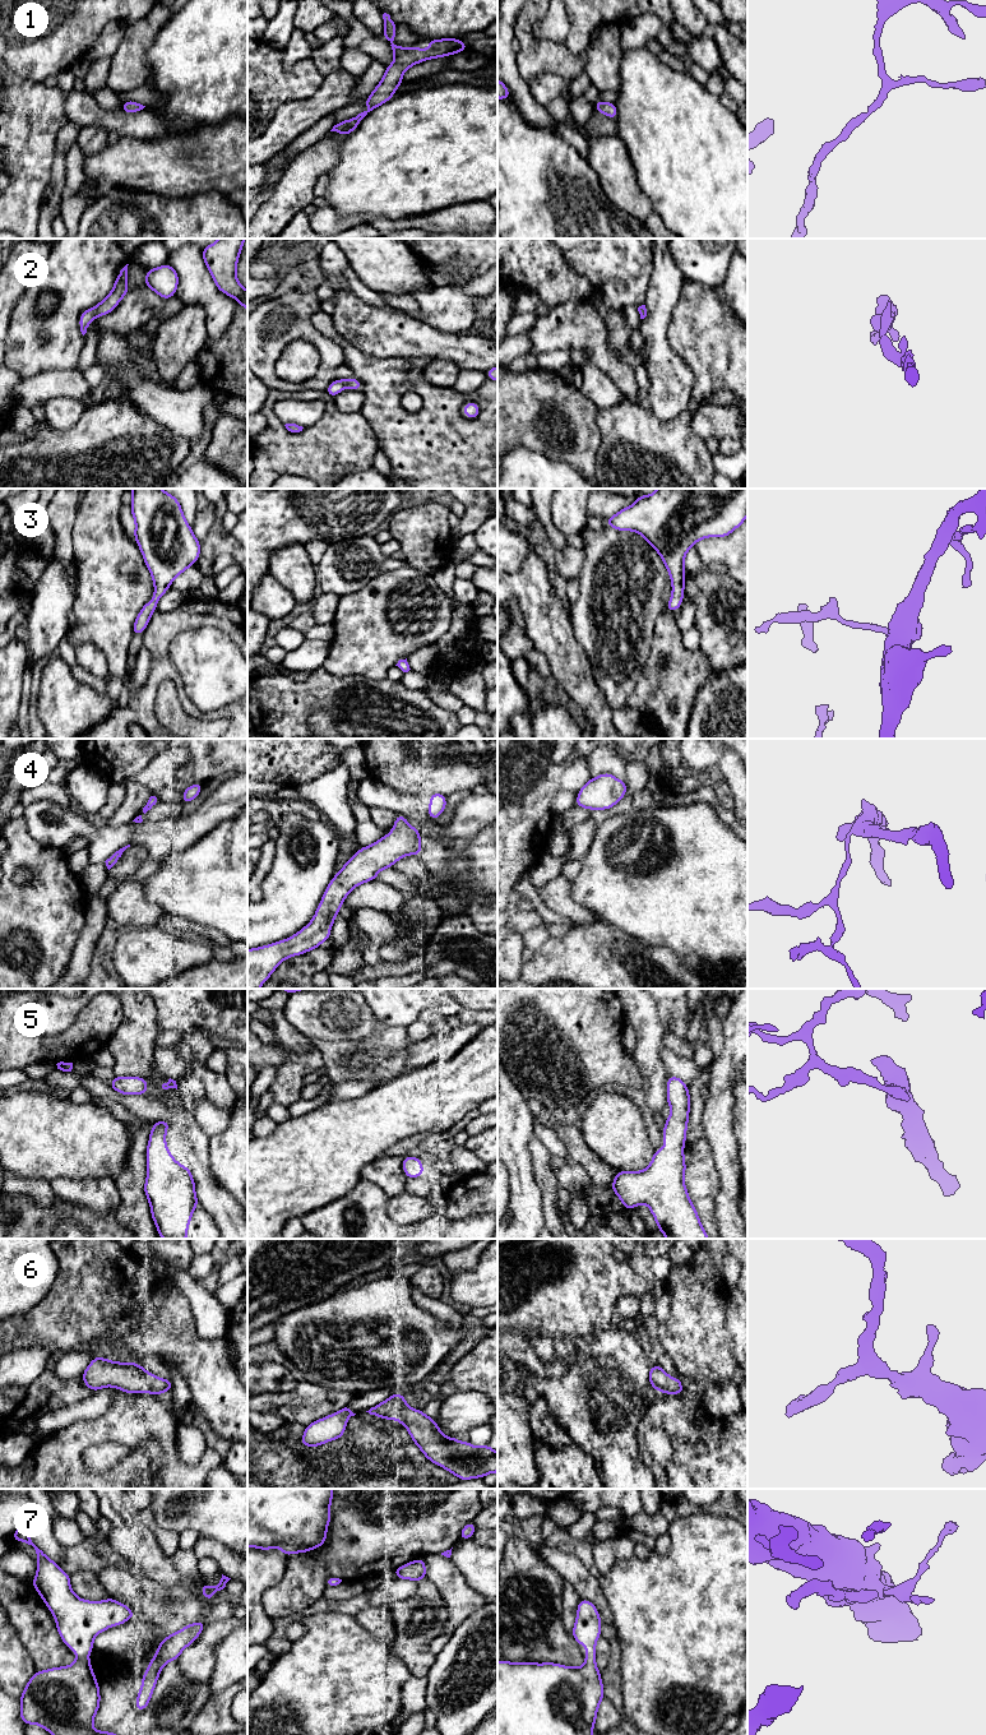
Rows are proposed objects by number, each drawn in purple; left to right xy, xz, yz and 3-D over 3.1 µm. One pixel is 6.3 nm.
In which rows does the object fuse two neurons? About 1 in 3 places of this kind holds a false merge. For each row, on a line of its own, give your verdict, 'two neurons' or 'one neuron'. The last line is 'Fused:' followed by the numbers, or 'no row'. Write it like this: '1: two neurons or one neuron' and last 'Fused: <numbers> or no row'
1: one neuron
2: one neuron
3: one neuron
4: one neuron
5: one neuron
6: one neuron
7: one neuron
Fused: no row

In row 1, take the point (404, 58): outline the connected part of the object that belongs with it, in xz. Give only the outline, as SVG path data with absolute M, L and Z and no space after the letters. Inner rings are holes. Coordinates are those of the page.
M386 13L383 14L383 19L383 37L392 43L390 46L394 54L394 61L392 65L386 66L381 82L376 85L374 92L365 100L367 110L358 114L353 119L337 122L330 131L335 131L346 137L350 133L352 133L370 111L388 102L393 97L397 88L403 82L402 74L412 65L416 65L425 60L444 57L446 55L454 55L460 51L468 51L466 42L457 38L427 40L427 42L431 46L429 50L422 50L420 47L399 47L393 43L397 33L397 26L392 20L390 15Z

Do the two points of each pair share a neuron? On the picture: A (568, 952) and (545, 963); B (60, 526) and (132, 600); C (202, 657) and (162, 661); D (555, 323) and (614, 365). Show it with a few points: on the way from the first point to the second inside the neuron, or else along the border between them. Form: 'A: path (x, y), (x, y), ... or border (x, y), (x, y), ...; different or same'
A: path (563, 957), (550, 962); same
B: border (78, 507), (72, 532), (73, 565); different
C: border (177, 632), (169, 648), (169, 657), (184, 686); different
D: path (569, 327), (575, 327), (600, 351); same

